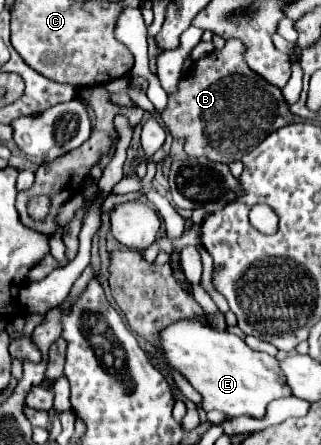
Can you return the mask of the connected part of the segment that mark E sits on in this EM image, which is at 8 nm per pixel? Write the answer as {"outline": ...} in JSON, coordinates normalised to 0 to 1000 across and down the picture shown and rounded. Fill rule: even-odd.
{"outline":[[[617,710],[555,719],[511,737],[492,755],[492,787],[505,809],[536,831],[561,836],[629,890],[623,917],[636,926],[679,921],[710,935],[822,935],[847,899],[903,890],[903,872],[860,836],[866,809],[854,800],[773,782],[754,760],[717,746],[679,746]]]}

